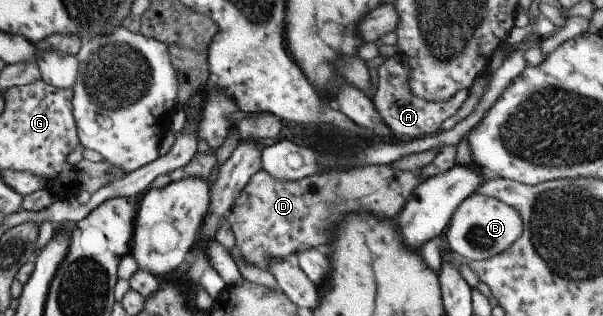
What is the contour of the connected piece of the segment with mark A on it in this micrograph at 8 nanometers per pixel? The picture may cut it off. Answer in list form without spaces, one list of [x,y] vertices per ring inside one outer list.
[[[403,56],[389,58],[377,68],[377,90],[373,96],[373,108],[383,120],[383,125],[391,132],[391,138],[396,140],[411,140],[428,135],[433,135],[440,131],[442,123],[455,112],[462,102],[467,99],[469,90],[458,91],[452,98],[441,101],[432,99],[424,100],[421,97],[415,97],[408,90],[408,68],[406,59]]]

